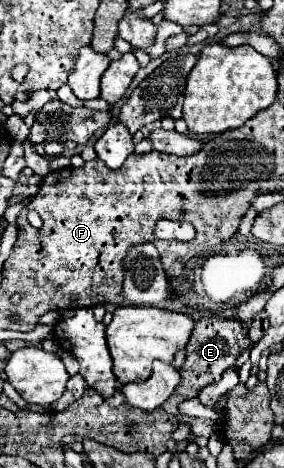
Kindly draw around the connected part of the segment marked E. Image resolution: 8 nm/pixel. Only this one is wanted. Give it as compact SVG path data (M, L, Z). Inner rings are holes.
M213 313L213 315L207 315L207 317L201 317L195 327L193 327L193 333L191 333L191 339L185 347L187 351L187 357L185 357L185 363L183 367L179 369L179 375L181 375L181 383L177 385L175 393L163 403L163 409L169 413L169 415L179 415L177 411L177 405L183 401L183 399L191 399L197 395L197 391L209 383L217 383L221 379L221 375L231 367L235 365L237 357L245 351L253 347L253 341L249 339L247 335L247 329L243 327L243 321L239 319L231 319L231 317L225 317L221 313Z

